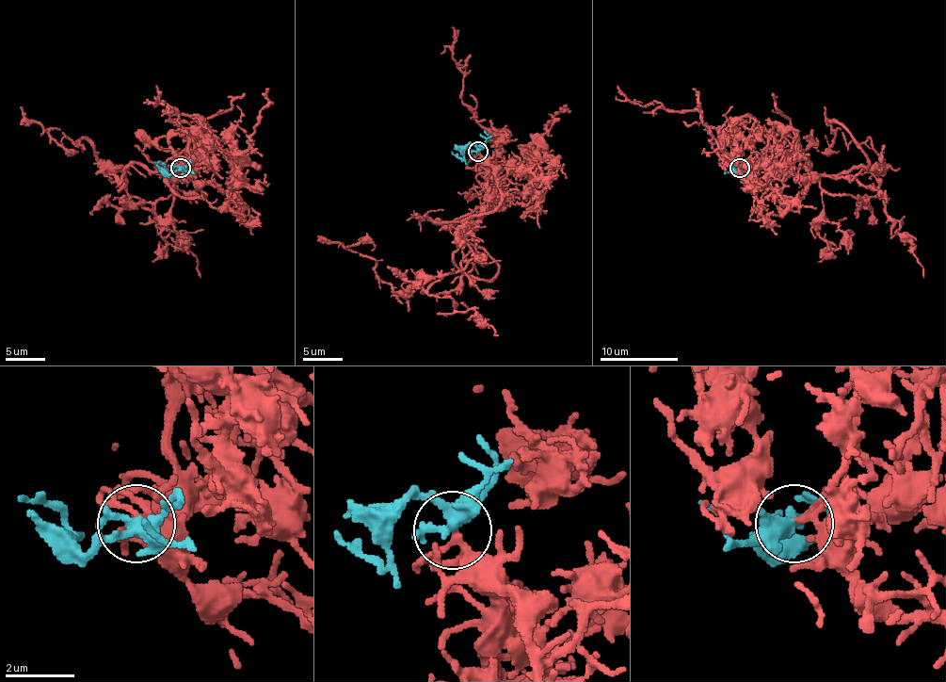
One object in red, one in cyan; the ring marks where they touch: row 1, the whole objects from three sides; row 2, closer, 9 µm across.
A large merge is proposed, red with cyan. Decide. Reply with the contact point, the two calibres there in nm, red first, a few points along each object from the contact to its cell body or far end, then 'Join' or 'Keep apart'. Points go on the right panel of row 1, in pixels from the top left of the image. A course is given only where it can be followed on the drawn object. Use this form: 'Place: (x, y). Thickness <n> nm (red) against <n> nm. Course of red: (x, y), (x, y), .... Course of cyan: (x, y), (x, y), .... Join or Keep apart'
Place: (740, 168). Thickness 170 nm (red) against 320 nm. Course of red: (740, 168), (873, 198), (870, 138), (848, 145), (840, 129), (838, 151). Course of cyan: (740, 168), (732, 170), (748, 168), (740, 162). Join

